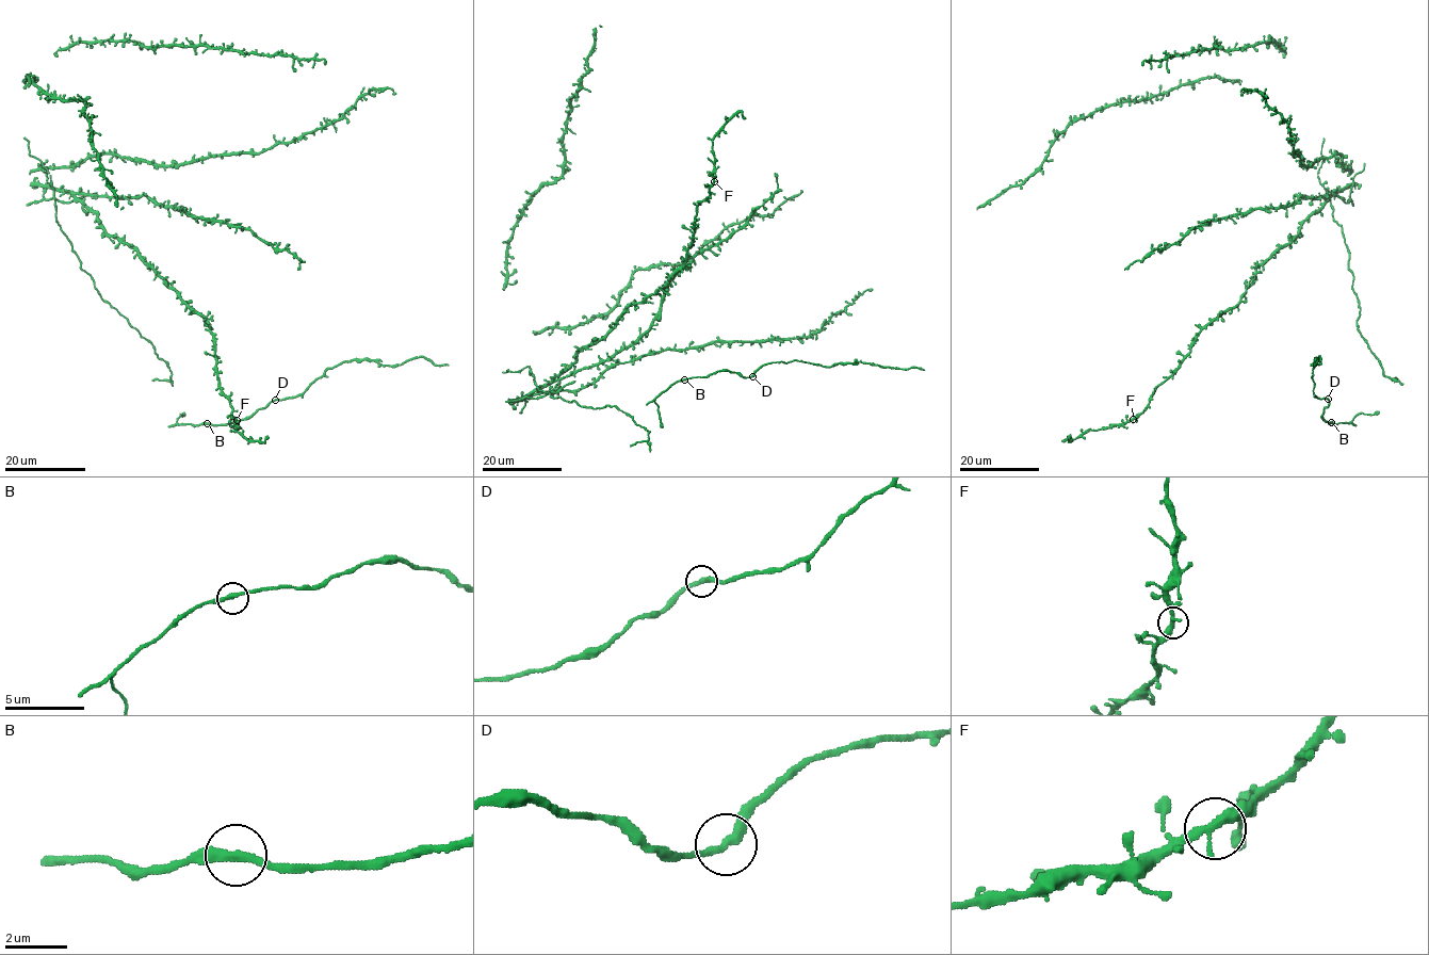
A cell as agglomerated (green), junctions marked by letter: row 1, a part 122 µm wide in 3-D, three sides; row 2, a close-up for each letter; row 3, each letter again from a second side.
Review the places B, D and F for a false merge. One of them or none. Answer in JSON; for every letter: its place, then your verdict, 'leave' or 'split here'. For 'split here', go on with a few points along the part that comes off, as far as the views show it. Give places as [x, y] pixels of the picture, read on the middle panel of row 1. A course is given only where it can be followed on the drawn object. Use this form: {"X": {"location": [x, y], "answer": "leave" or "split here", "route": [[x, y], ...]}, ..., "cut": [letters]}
{"B": {"location": [684, 379], "answer": "leave"}, "D": {"location": [752, 376], "answer": "leave"}, "F": {"location": [714, 181], "answer": "leave"}, "cut": []}

